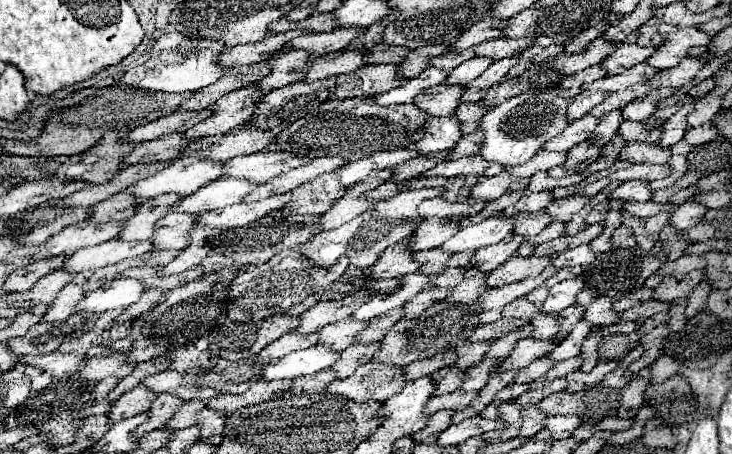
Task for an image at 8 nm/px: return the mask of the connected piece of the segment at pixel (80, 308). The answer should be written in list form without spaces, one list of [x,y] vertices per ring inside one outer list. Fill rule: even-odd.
[[[120,278],[120,280],[112,280],[104,286],[100,286],[94,292],[88,292],[78,304],[76,304],[76,312],[92,312],[92,314],[100,314],[112,308],[126,308],[134,302],[138,302],[140,294],[146,288],[132,280],[132,278]]]

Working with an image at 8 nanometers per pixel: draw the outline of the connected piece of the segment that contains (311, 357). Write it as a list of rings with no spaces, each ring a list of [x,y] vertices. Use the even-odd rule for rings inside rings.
[[[320,346],[290,352],[284,358],[266,364],[262,368],[262,374],[258,380],[264,380],[264,382],[296,380],[296,378],[302,378],[302,376],[308,376],[308,374],[328,368],[336,358],[338,358],[338,352],[320,350]]]

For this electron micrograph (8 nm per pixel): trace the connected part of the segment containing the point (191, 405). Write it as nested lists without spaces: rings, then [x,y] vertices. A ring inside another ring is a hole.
[[[202,388],[198,390],[196,398],[192,398],[190,402],[184,402],[178,412],[164,424],[162,430],[180,430],[180,428],[188,428],[188,426],[194,426],[196,424],[196,412],[200,412],[208,400],[216,396],[216,392],[212,388]]]

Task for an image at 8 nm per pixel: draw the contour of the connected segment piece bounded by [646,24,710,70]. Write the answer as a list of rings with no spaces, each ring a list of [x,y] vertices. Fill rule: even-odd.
[[[670,24],[664,26],[662,36],[664,36],[664,42],[646,60],[646,64],[656,70],[676,66],[680,62],[680,58],[688,56],[690,48],[706,46],[710,42],[710,36],[700,32],[698,28],[678,28],[678,26],[670,26]]]

